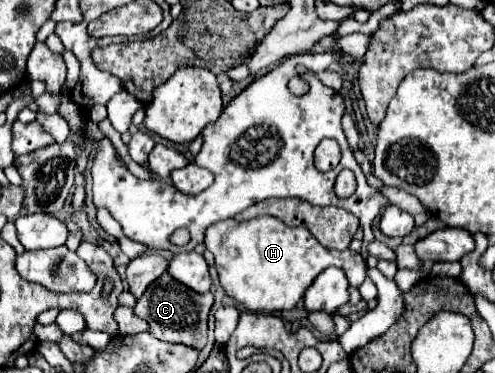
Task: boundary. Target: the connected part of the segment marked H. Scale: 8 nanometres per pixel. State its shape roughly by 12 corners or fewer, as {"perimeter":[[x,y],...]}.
{"perimeter":[[273,216],[205,230],[223,290],[253,312],[291,310],[327,266],[365,280]]}

